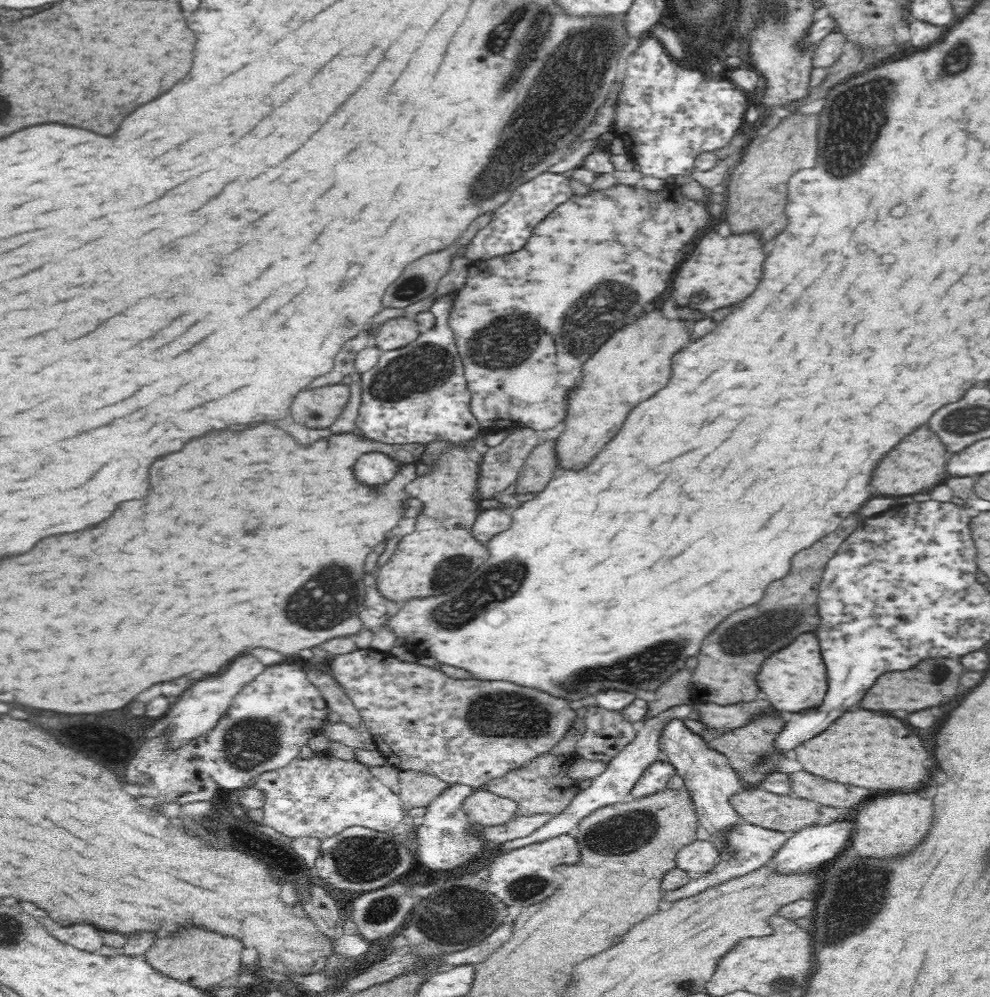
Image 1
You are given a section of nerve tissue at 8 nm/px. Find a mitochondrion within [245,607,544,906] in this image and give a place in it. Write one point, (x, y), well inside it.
(358, 859)

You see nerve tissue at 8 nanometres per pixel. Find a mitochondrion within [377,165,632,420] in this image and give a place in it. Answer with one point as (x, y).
(507, 343)

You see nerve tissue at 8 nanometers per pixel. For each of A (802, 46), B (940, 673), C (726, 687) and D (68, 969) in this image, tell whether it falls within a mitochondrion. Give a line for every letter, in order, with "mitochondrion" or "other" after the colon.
A: other
B: mitochondrion
C: other
D: other

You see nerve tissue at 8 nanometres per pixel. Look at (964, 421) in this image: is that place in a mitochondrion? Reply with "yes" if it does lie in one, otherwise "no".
yes

